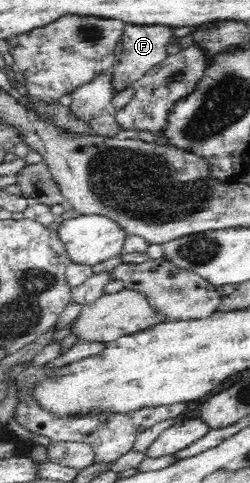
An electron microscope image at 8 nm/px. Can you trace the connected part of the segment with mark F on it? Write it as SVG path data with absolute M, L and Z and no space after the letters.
M127 23L121 37L123 47L121 61L114 69L116 91L125 89L134 80L140 79L151 67L166 59L168 45L176 40L174 33L176 33L176 26L172 25Z

